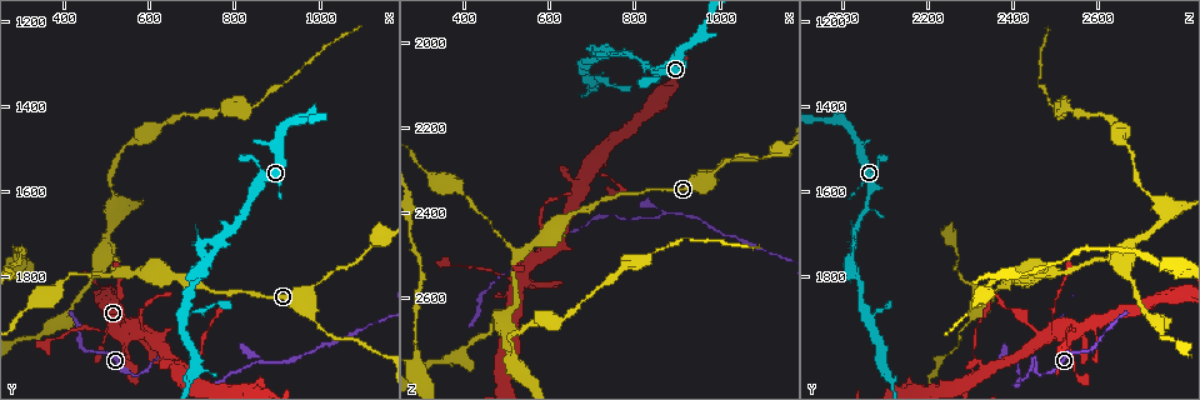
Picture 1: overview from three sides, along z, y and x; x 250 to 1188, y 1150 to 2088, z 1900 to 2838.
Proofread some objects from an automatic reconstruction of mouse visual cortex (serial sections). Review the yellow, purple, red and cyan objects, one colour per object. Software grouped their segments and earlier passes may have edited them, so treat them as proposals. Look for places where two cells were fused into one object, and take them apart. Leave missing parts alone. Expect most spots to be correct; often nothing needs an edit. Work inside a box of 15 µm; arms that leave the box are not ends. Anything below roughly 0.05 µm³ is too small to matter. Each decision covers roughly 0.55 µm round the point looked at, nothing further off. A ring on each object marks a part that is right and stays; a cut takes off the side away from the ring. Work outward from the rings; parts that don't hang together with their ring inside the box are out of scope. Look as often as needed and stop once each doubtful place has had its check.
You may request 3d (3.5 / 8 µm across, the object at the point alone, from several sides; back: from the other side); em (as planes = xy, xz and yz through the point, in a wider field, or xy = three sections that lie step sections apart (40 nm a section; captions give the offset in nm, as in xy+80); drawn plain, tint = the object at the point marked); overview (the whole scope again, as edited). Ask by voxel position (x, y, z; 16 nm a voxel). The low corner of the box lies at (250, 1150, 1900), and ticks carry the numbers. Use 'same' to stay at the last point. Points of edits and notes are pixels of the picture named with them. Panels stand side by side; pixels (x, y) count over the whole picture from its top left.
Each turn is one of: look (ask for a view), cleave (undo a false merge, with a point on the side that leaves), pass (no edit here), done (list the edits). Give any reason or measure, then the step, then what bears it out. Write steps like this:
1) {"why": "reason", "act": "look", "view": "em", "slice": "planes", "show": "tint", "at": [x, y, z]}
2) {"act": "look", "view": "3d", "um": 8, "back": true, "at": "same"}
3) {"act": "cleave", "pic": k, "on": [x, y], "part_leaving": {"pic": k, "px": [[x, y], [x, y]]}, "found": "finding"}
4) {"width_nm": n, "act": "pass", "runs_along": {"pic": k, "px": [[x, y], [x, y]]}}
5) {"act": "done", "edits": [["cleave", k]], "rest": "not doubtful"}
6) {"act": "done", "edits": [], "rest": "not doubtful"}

{"why": "side arm on a straight run", "act": "look", "view": "em", "slice": "xy", "step": 3, "show": "tint", "at": [870, 1995, 2400]}

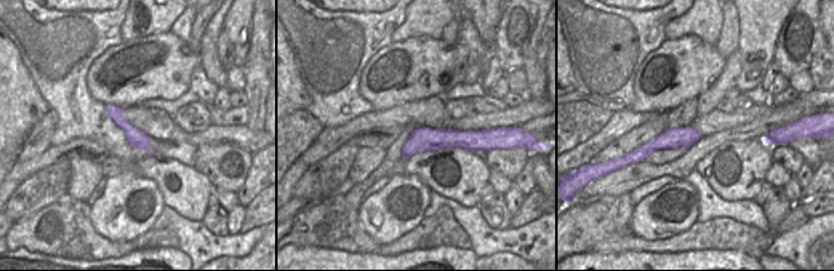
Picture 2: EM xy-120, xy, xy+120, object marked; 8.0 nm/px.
{"why": "wider look", "act": "look", "view": "3d", "um": 3.5, "back": true, "at": "same"}

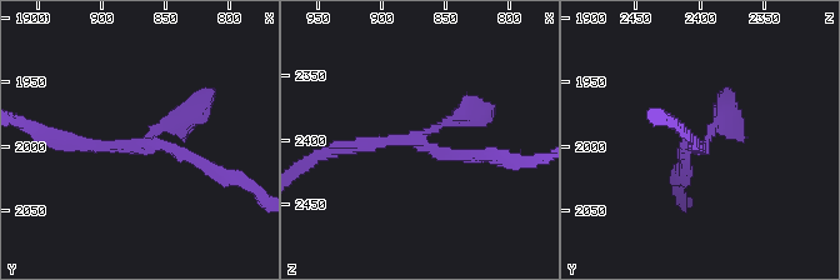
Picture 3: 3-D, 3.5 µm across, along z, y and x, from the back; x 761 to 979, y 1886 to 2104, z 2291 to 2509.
{"arms": 3, "arm_widths_nm": [150, 150, 250], "act": "pass", "runs_along": {"pic": 3, "px": [[209, 165], [168, 146], [79, 146], [55, 135]]}, "found": "continuous, no second cell"}

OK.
{"why": "thin arm on a thick one", "act": "look", "view": "3d", "um": 3.5, "at": [690, 2045, 2310]}

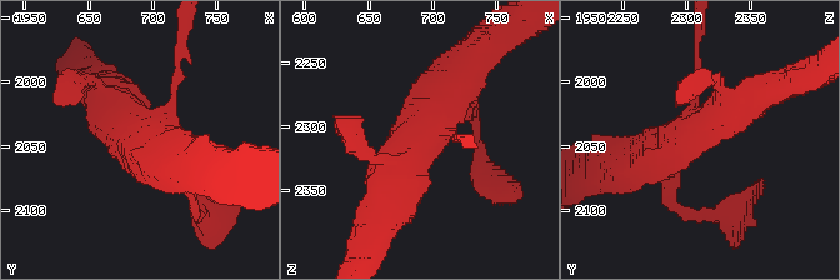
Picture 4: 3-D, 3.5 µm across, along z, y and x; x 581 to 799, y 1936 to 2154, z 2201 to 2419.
{"arms": 3, "arm_widths_nm": [100, 500, 500], "why": "shape alone is not enough", "act": "look", "view": "em", "slice": "xy", "step": 2, "show": "tint", "at": [690, 2038, 2310]}

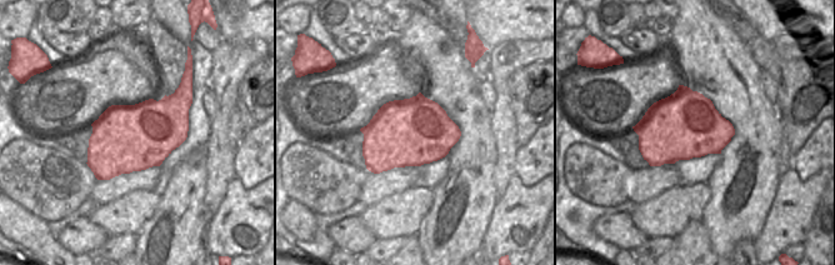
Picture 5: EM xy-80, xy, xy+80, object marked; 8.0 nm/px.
{"act": "pass", "runs_along": {"pic": 4, "px": [[388, 199], [458, 78]]}, "found": "continuous, no second cell"}

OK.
{"act": "look", "view": "em", "slice": "planes", "show": "tint", "at": [480, 1930, 2550]}

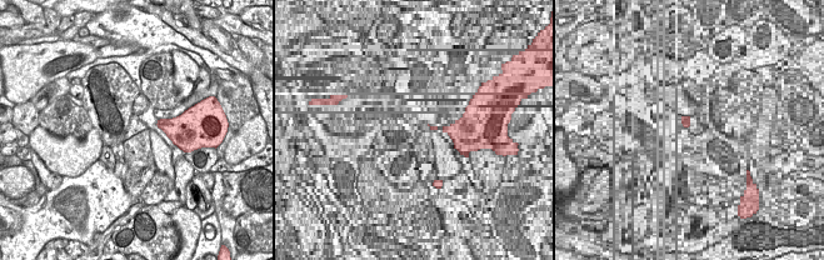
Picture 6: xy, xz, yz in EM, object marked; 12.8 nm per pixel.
{"act": "look", "view": "3d", "um": 3.5, "at": "same"}

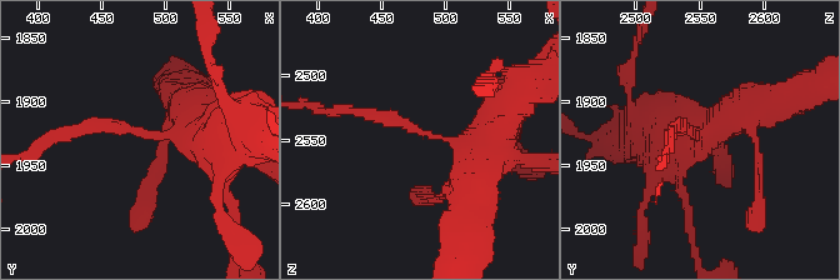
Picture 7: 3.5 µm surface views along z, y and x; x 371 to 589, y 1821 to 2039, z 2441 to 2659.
{"act": "pass", "runs_along": {"pic": 7, "px": [[476, 173], [465, 144], [350, 109]]}, "found": "all the same cell"}

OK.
{"why": "arms part here", "act": "look", "view": "3d", "um": 3.5, "at": [530, 1790, 2490]}

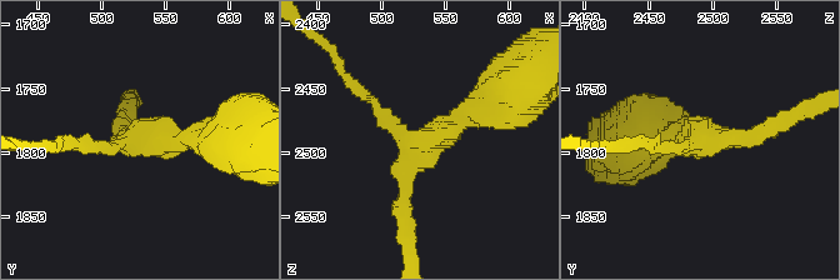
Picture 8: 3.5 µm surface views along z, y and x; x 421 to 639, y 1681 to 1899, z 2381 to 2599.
{"arms": 3, "arm_widths_nm": [150, 200, 250], "why": "now the EM", "act": "look", "view": "em", "slice": "xy", "step": 1, "show": "tint", "at": [528, 1788, 2498]}

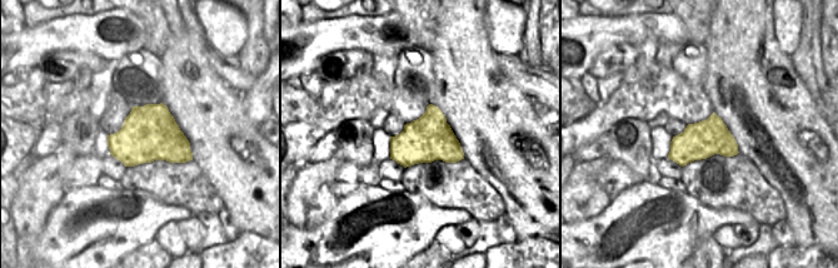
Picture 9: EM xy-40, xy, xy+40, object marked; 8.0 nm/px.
{"act": "pass", "runs_along": {"pic": 8, "px": [[485, 106], [416, 148], [405, 221]]}, "found": "one cell here"}

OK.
{"act": "done", "edits": [], "rest": "not doubtful"}

